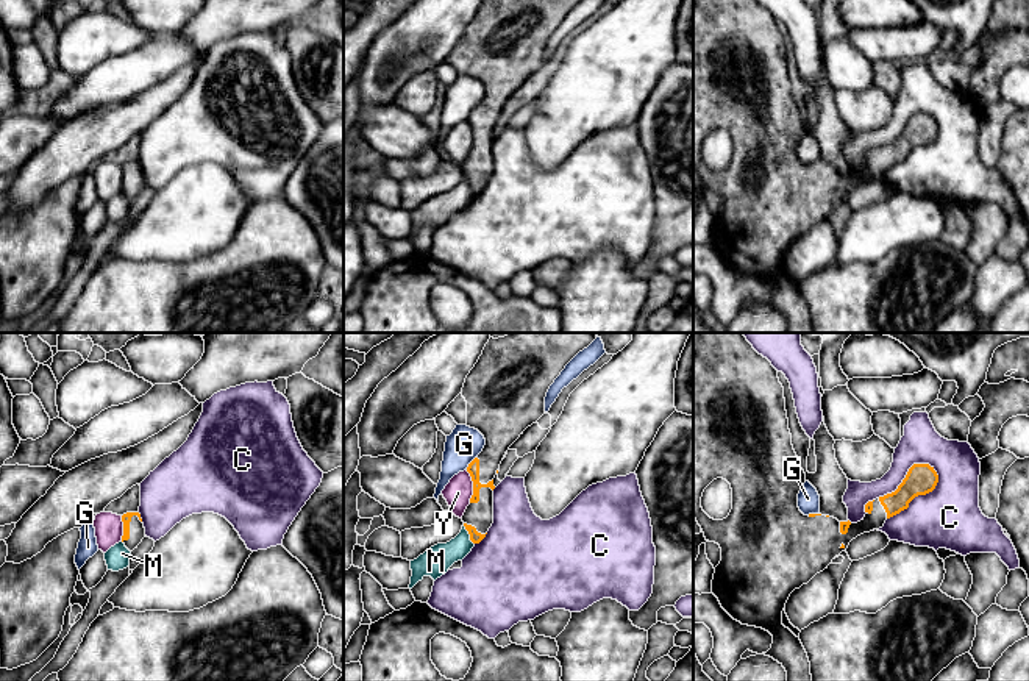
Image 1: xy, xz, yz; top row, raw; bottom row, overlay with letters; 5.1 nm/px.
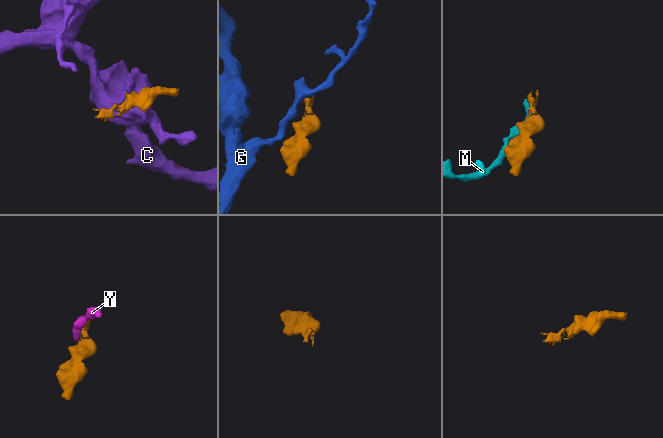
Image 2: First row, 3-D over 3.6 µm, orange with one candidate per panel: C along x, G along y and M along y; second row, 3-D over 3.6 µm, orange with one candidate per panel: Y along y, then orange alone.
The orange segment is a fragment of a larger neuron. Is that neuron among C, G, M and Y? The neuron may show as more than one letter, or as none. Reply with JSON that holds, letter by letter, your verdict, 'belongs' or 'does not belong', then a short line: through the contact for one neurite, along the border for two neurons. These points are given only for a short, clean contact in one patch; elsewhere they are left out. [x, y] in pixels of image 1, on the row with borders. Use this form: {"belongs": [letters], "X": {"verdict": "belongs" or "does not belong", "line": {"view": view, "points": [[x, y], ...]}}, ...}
{"belongs": [], "C": {"verdict": "does not belong"}, "G": {"verdict": "does not belong", "line": {"view": "xz", "points": [[477, 456], [466, 469]]}}, "M": {"verdict": "does not belong"}, "Y": {"verdict": "does not belong", "line": {"view": "xz", "points": [[466, 470], [472, 480], [470, 502]]}}}

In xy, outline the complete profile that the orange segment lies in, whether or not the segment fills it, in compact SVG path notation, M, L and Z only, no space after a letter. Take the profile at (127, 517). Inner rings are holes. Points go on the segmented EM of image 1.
M126 512L122 515L122 522L123 522L122 542L125 544L125 547L130 551L133 551L134 548L137 548L137 545L145 537L145 528L144 528L141 514L139 512Z

